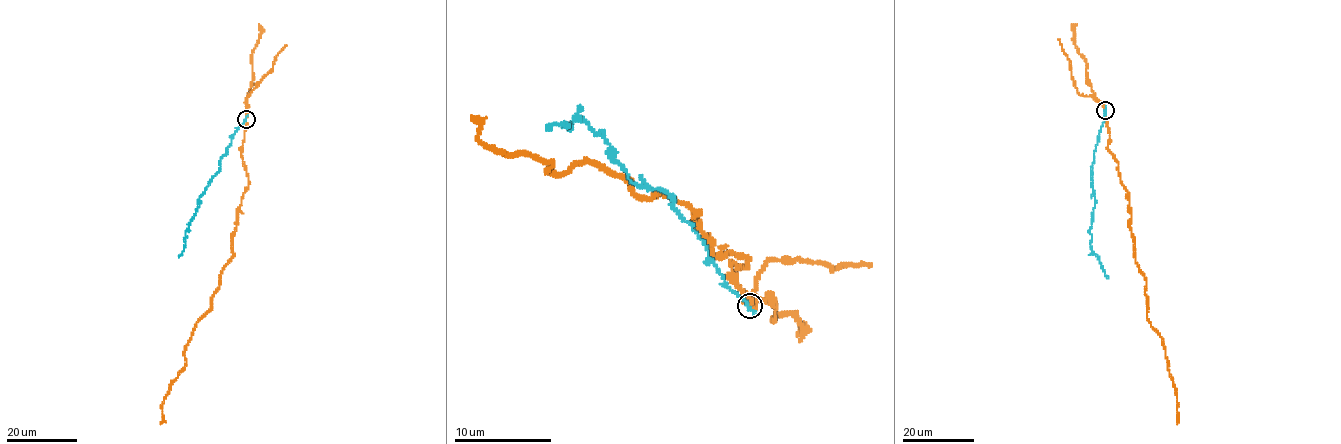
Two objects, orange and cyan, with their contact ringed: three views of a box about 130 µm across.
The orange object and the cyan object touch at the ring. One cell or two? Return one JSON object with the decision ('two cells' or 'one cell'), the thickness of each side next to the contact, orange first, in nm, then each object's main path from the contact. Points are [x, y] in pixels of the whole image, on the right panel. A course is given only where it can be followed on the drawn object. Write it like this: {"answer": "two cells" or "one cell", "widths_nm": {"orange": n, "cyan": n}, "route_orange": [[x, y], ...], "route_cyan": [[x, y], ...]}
{"answer": "two cells", "widths_nm": {"orange": 260, "cyan": 240}, "route_orange": [[1105, 110], [1107, 150], [1118, 163], [1129, 197], [1147, 318], [1165, 347], [1177, 424]], "route_cyan": [[1105, 110], [1092, 165], [1095, 204], [1090, 247], [1109, 279]]}

